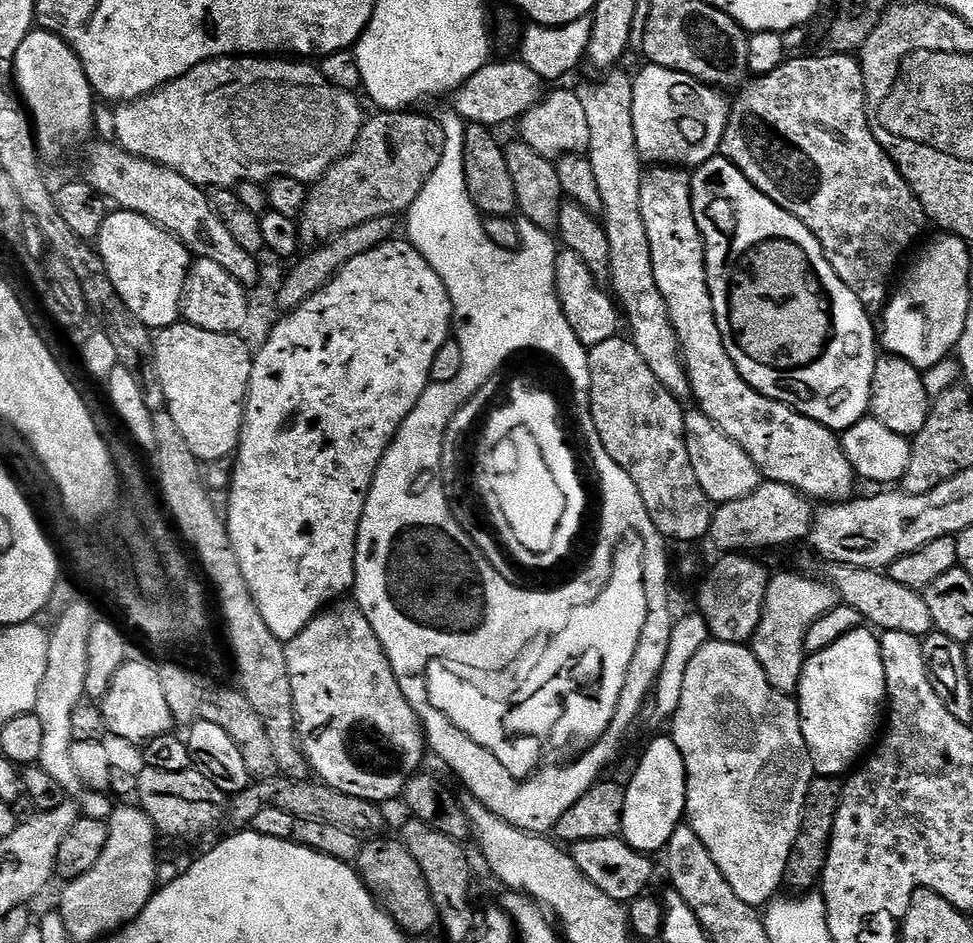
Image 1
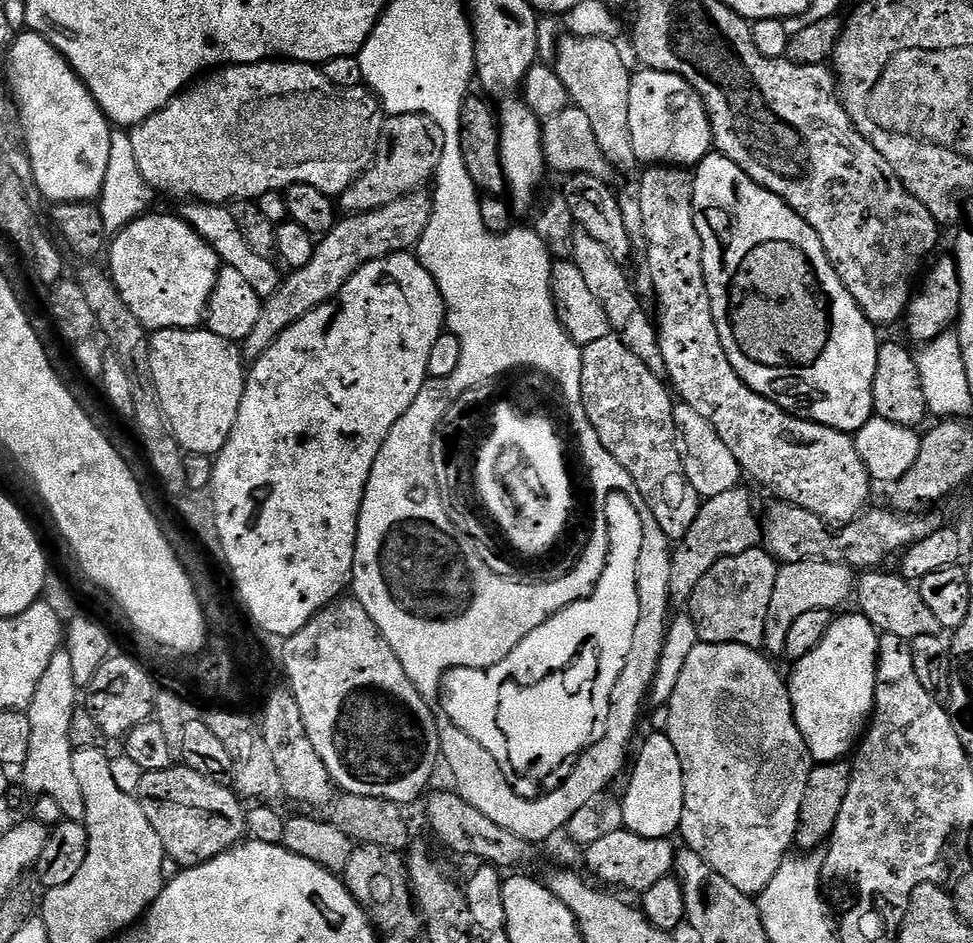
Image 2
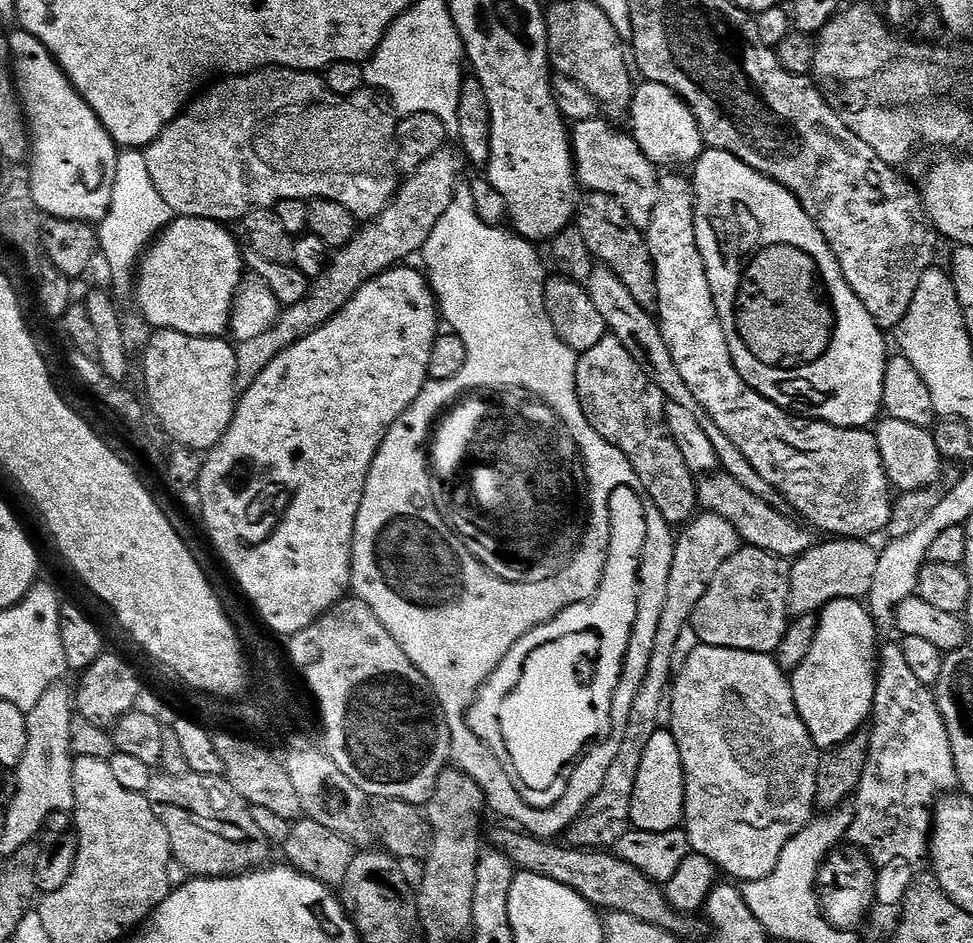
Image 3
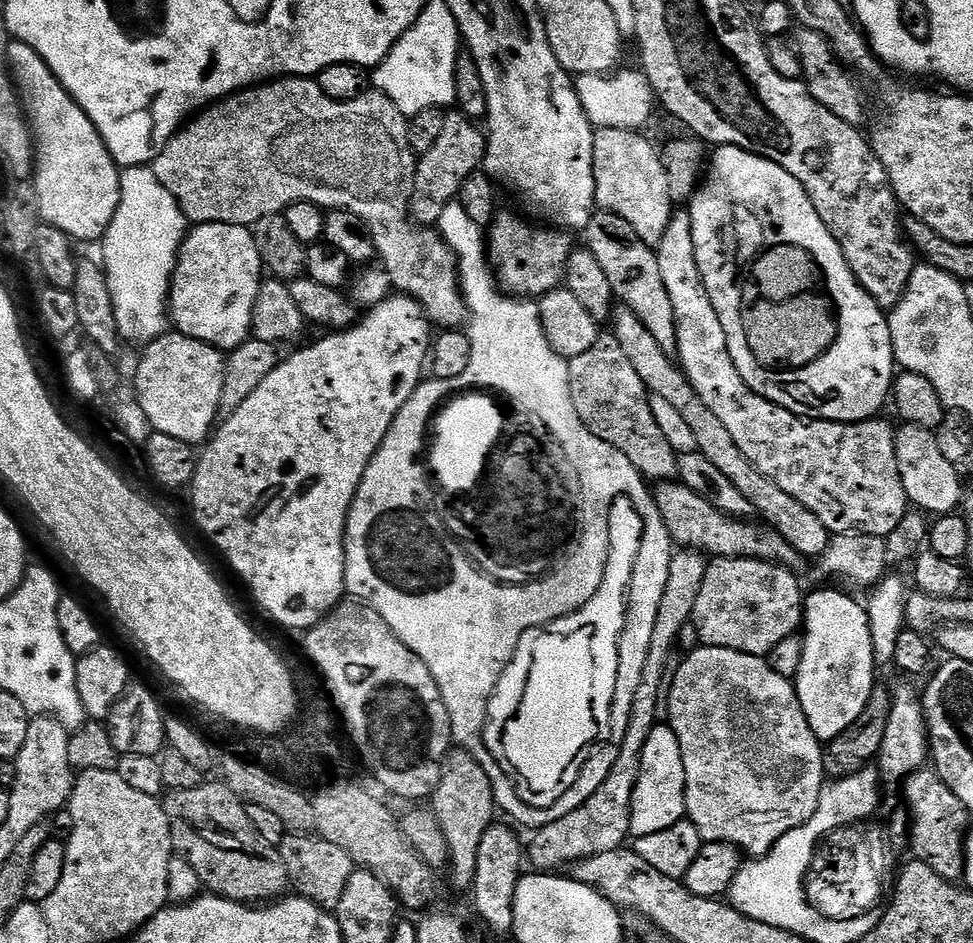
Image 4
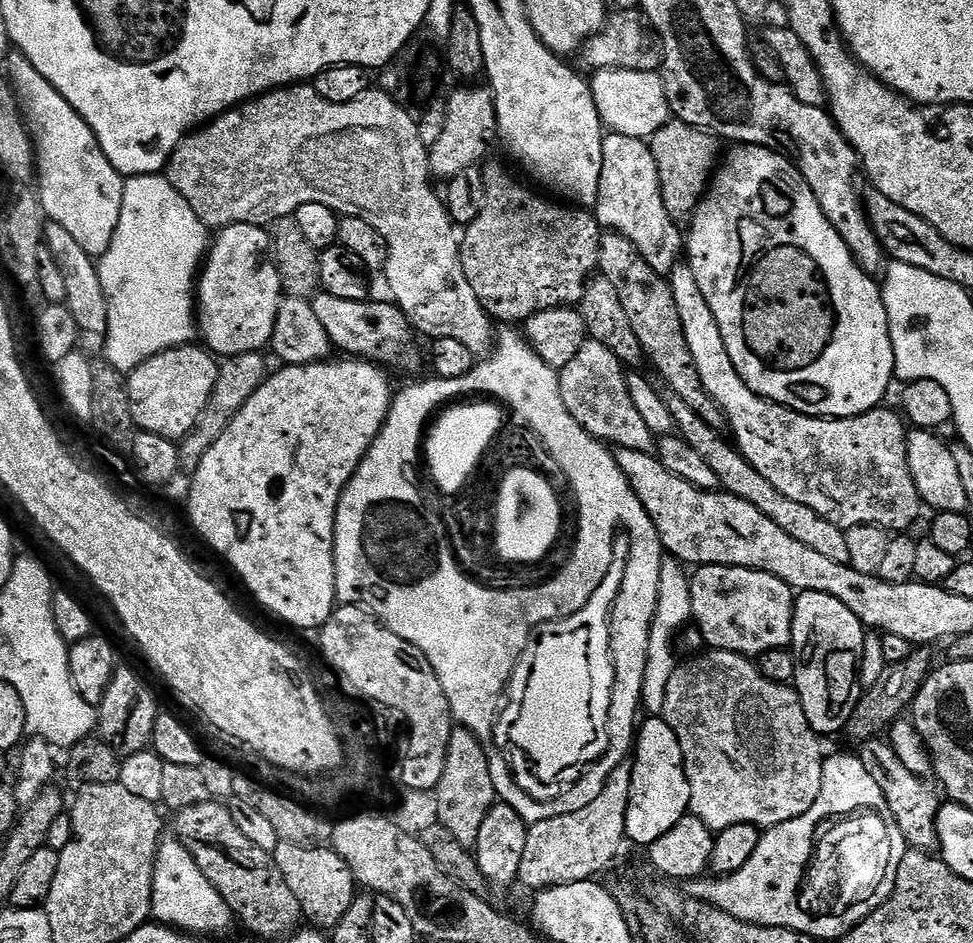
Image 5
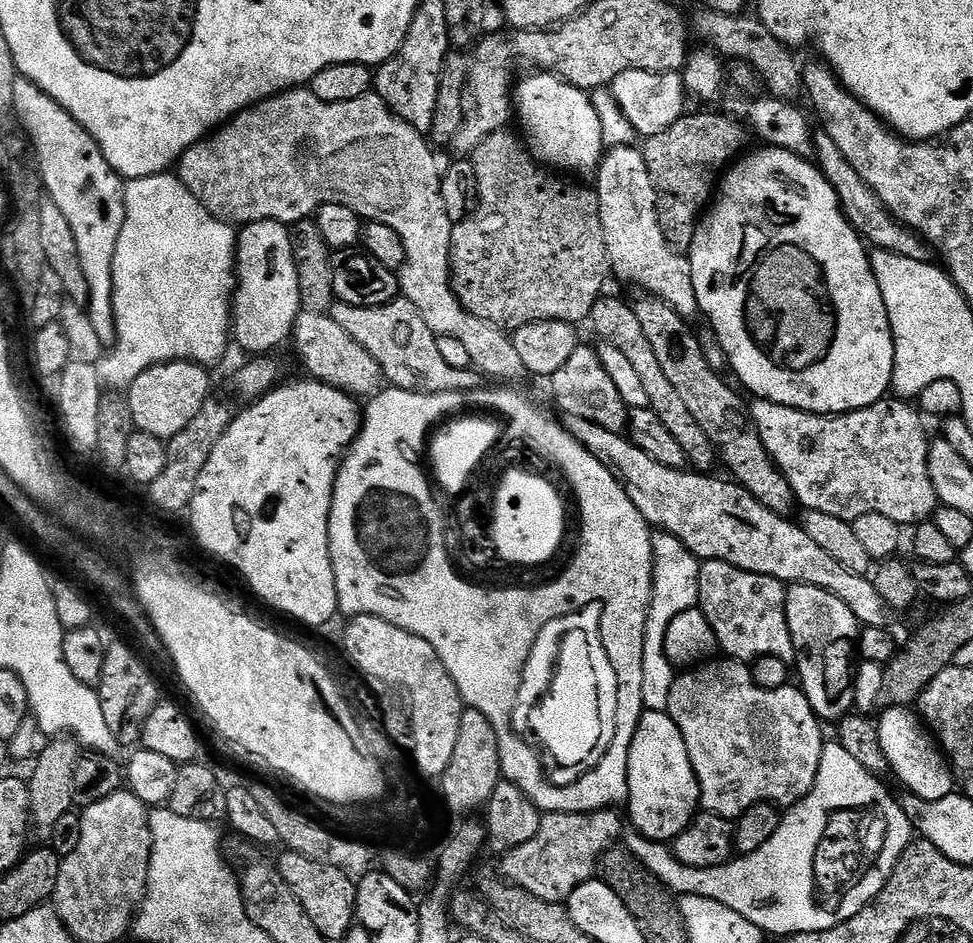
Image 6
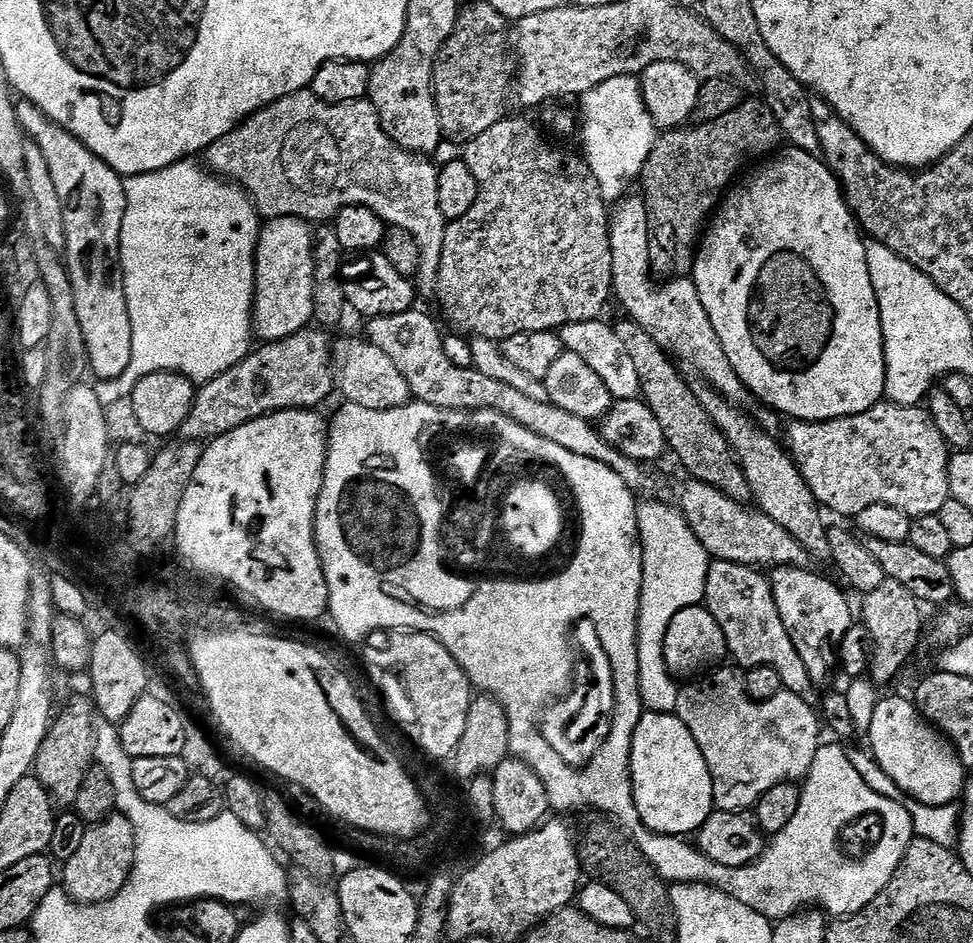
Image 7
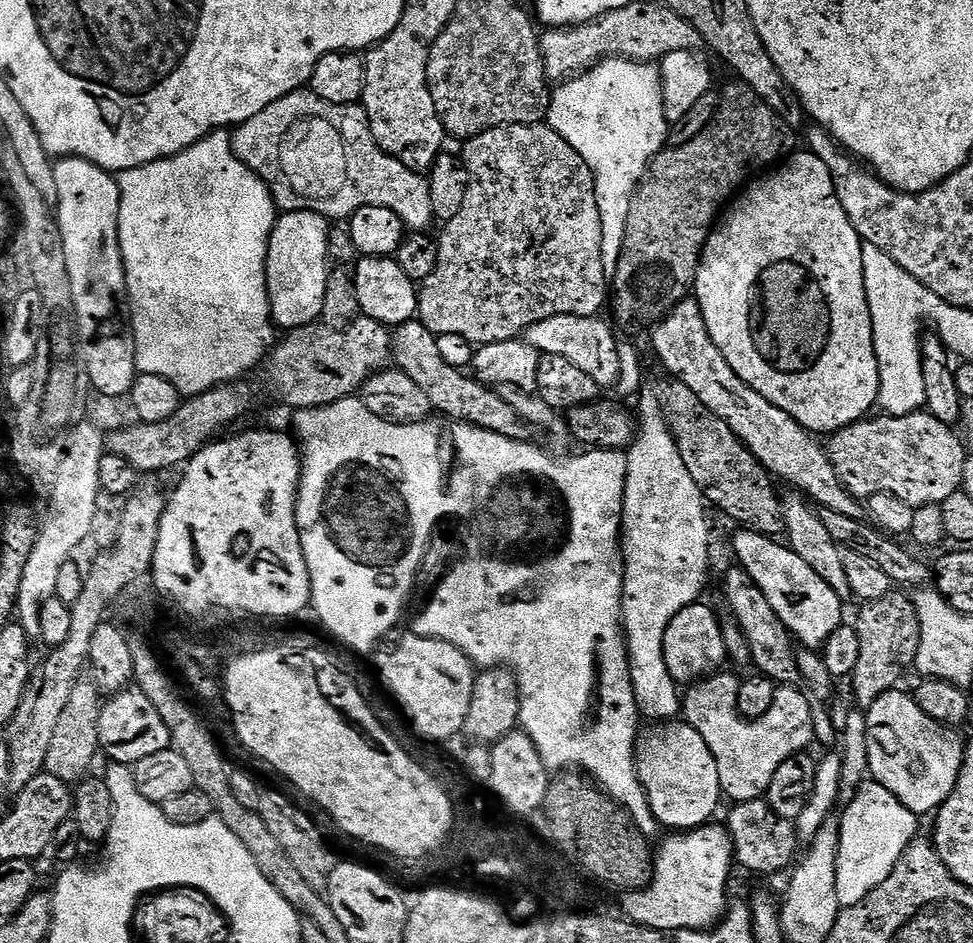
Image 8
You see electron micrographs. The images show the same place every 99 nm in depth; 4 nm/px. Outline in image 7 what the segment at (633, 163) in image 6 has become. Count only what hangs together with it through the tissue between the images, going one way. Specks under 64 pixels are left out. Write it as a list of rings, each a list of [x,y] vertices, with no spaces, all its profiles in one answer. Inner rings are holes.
[[[625,195],[615,205],[608,225],[615,299],[620,299],[621,306],[628,311],[625,313],[635,324],[642,326],[642,330],[646,330],[669,356],[677,361],[685,360],[699,379],[712,385],[715,392],[725,396],[732,404],[748,406],[748,403],[753,403],[754,397],[742,378],[738,378],[734,366],[730,366],[730,358],[726,358],[726,350],[722,350],[714,322],[710,322],[710,314],[706,314],[706,306],[702,306],[702,298],[698,298],[696,281],[672,278],[667,282],[657,282],[650,275],[650,233],[646,206],[643,195],[632,195]]]

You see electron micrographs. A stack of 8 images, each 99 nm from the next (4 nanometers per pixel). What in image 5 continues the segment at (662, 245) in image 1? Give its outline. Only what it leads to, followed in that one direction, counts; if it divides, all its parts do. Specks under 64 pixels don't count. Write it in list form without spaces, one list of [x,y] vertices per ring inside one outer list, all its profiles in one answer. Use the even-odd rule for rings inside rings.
[[[681,262],[672,269],[670,283],[674,294],[674,306],[678,306],[678,318],[682,318],[682,330],[686,330],[686,346],[690,346],[690,354],[694,354],[694,366],[698,366],[698,378],[702,378],[702,386],[706,394],[710,394],[713,402],[724,412],[727,427],[732,427],[731,437],[740,453],[786,498],[794,502],[802,502],[814,510],[826,522],[834,522],[834,526],[845,530],[859,524],[873,524],[893,533],[900,534],[920,516],[922,501],[918,494],[918,486],[914,486],[914,478],[910,474],[908,461],[909,429],[899,411],[891,412],[887,406],[871,408],[861,416],[847,416],[841,420],[833,420],[822,416],[807,416],[795,412],[792,408],[784,408],[773,400],[764,400],[734,370],[734,362],[730,362],[730,354],[726,354],[726,342],[722,342],[722,330],[718,330],[718,322],[714,322],[714,314],[706,303],[702,290],[698,290],[698,282],[694,278],[694,270],[688,263]]]

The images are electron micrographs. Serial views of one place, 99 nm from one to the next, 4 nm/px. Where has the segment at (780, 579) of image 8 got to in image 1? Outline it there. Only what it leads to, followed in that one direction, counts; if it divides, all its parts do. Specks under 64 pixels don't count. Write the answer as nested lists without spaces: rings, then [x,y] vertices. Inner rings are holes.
[[[867,627],[854,629],[838,638],[834,646],[826,646],[826,650],[813,652],[805,659],[798,703],[802,734],[817,777],[843,777],[869,751],[882,724],[882,705],[887,694],[880,641],[877,633]]]

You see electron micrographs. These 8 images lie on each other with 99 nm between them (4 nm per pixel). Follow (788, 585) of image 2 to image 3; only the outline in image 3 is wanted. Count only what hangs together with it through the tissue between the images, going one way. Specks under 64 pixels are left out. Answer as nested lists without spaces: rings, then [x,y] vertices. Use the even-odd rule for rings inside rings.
[[[828,538],[818,542],[806,554],[791,561],[789,574],[788,611],[792,616],[819,613],[835,600],[859,600],[867,597],[874,586],[874,573],[878,567],[879,551],[871,548],[864,538]]]

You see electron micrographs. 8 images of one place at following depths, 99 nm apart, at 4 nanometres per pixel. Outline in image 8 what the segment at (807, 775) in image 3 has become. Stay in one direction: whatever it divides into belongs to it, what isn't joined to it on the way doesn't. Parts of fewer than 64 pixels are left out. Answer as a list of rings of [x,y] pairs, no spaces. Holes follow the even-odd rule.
[[[719,675],[707,677],[691,685],[683,693],[682,720],[683,723],[694,726],[694,730],[702,734],[706,746],[710,746],[710,754],[714,754],[718,762],[721,793],[727,799],[729,796],[732,802],[759,800],[767,793],[774,774],[778,774],[778,766],[782,766],[782,762],[786,762],[791,756],[801,755],[805,750],[811,749],[808,747],[814,744],[814,722],[811,721],[808,696],[799,687],[777,687],[774,706],[770,706],[770,710],[766,710],[766,714],[762,714],[762,718],[757,720],[736,718],[732,724],[732,736],[728,736],[728,724],[720,720],[720,679]]]

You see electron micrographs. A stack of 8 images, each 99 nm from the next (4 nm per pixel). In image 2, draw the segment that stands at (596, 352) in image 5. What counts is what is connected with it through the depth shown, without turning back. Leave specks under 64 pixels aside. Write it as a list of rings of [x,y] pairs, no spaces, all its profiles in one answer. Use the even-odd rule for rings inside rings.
[[[616,334],[583,345],[580,357],[582,402],[586,406],[590,426],[598,430],[602,446],[618,458],[622,470],[634,478],[639,499],[644,500],[654,518],[658,518],[662,534],[666,534],[670,541],[680,541],[686,530],[694,526],[702,498],[698,490],[690,486],[690,478],[686,478],[686,456],[676,434],[674,396],[669,385],[655,376],[646,362],[630,354]]]

